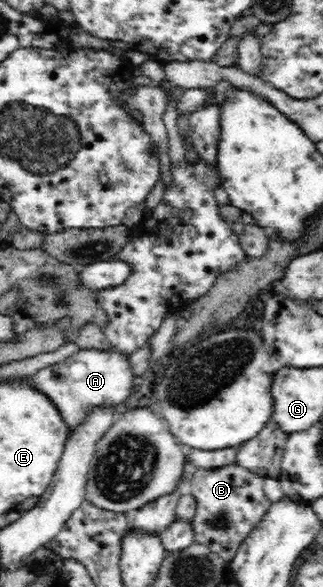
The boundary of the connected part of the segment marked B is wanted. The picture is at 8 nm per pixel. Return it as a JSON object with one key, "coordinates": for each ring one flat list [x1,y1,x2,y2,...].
{"coordinates":[[233,464,220,467,220,469,197,469,189,481,196,508,194,517,190,521,194,530,194,542,208,547,210,551,218,554,222,559,231,562,238,548,253,534,253,529,262,521,264,514,273,504,265,494,265,478]]}

